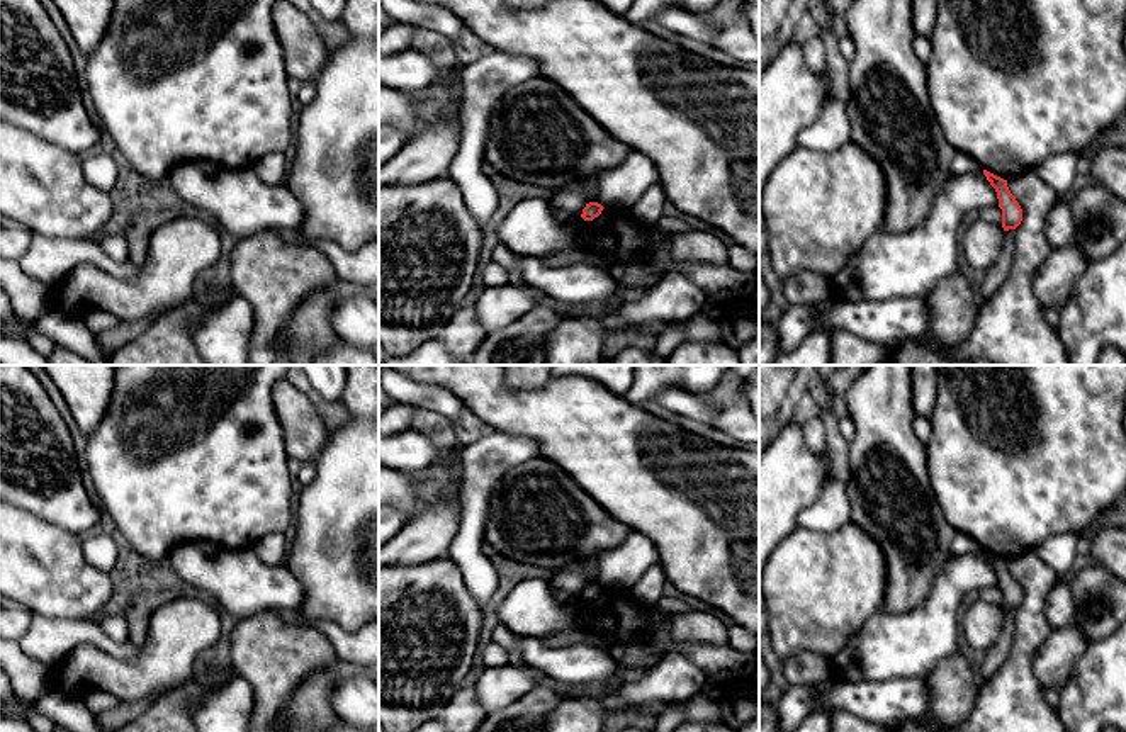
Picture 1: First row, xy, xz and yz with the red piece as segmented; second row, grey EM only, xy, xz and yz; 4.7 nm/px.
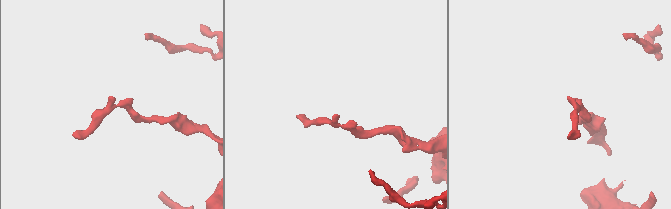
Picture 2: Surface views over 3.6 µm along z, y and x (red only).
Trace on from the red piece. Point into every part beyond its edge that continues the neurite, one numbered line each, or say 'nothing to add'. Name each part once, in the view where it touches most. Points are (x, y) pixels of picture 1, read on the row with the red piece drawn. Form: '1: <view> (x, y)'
nothing to add

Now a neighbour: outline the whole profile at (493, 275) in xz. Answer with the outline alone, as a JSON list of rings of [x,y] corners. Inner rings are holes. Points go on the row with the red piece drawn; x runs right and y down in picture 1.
[[[494,262],[487,263],[479,273],[484,287],[503,287],[510,284],[508,270]]]

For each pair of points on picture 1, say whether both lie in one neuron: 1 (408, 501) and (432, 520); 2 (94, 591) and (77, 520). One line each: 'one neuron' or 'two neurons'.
1: two neurons
2: two neurons

